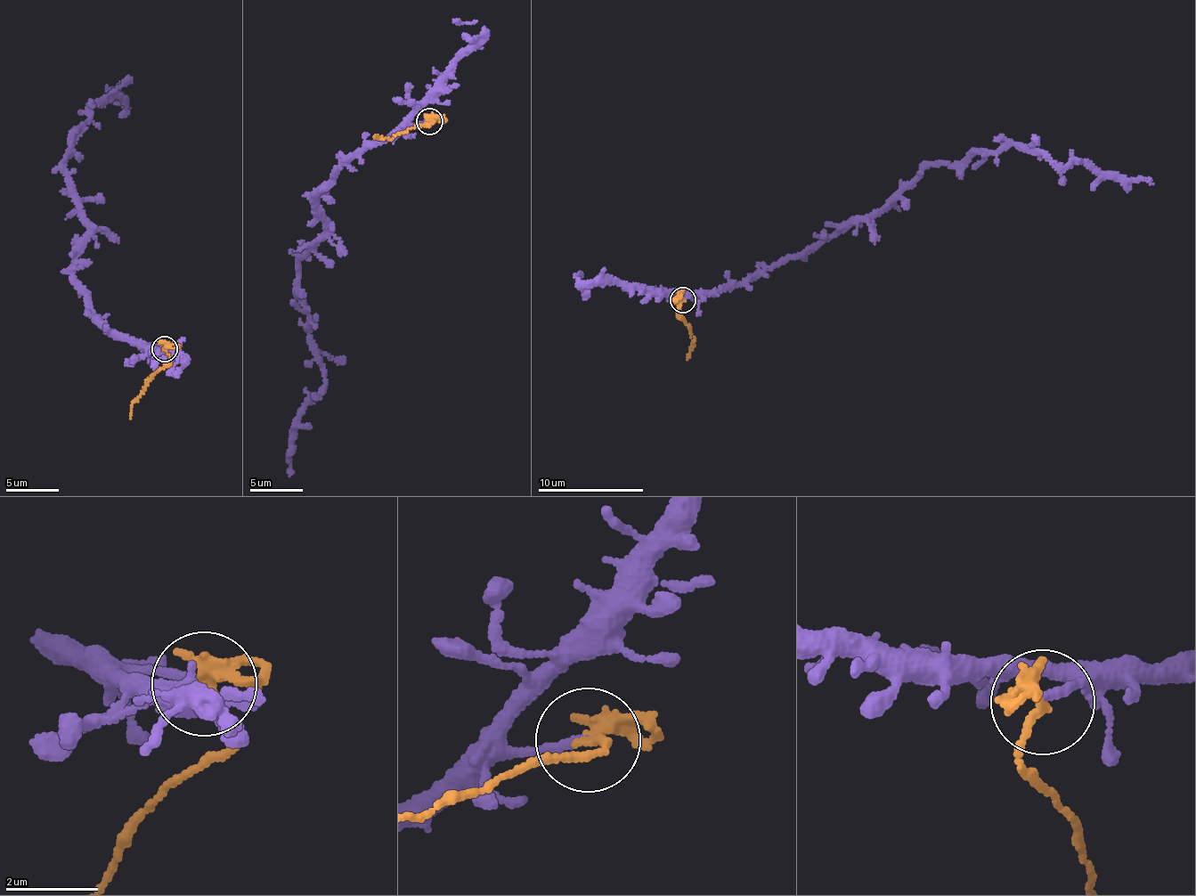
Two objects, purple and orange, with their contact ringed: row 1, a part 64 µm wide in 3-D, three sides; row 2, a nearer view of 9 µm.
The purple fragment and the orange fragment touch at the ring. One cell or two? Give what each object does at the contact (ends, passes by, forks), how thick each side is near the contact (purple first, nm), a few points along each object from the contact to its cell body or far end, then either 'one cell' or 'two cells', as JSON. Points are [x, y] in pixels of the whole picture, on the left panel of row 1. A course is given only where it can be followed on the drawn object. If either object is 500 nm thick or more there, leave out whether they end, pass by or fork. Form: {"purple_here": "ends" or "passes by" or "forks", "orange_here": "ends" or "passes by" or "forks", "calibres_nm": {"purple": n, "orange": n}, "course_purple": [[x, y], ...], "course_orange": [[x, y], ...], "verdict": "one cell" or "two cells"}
{"purple_here": "ends", "orange_here": "passes by", "calibres_nm": {"purple": 180, "orange": 280}, "course_purple": [[165, 348], [100, 325], [73, 268], [90, 225], [62, 167], [90, 106], [124, 95], [110, 94], [124, 85]], "course_orange": [[165, 348], [169, 362], [131, 405], [130, 419]], "verdict": "two cells"}

